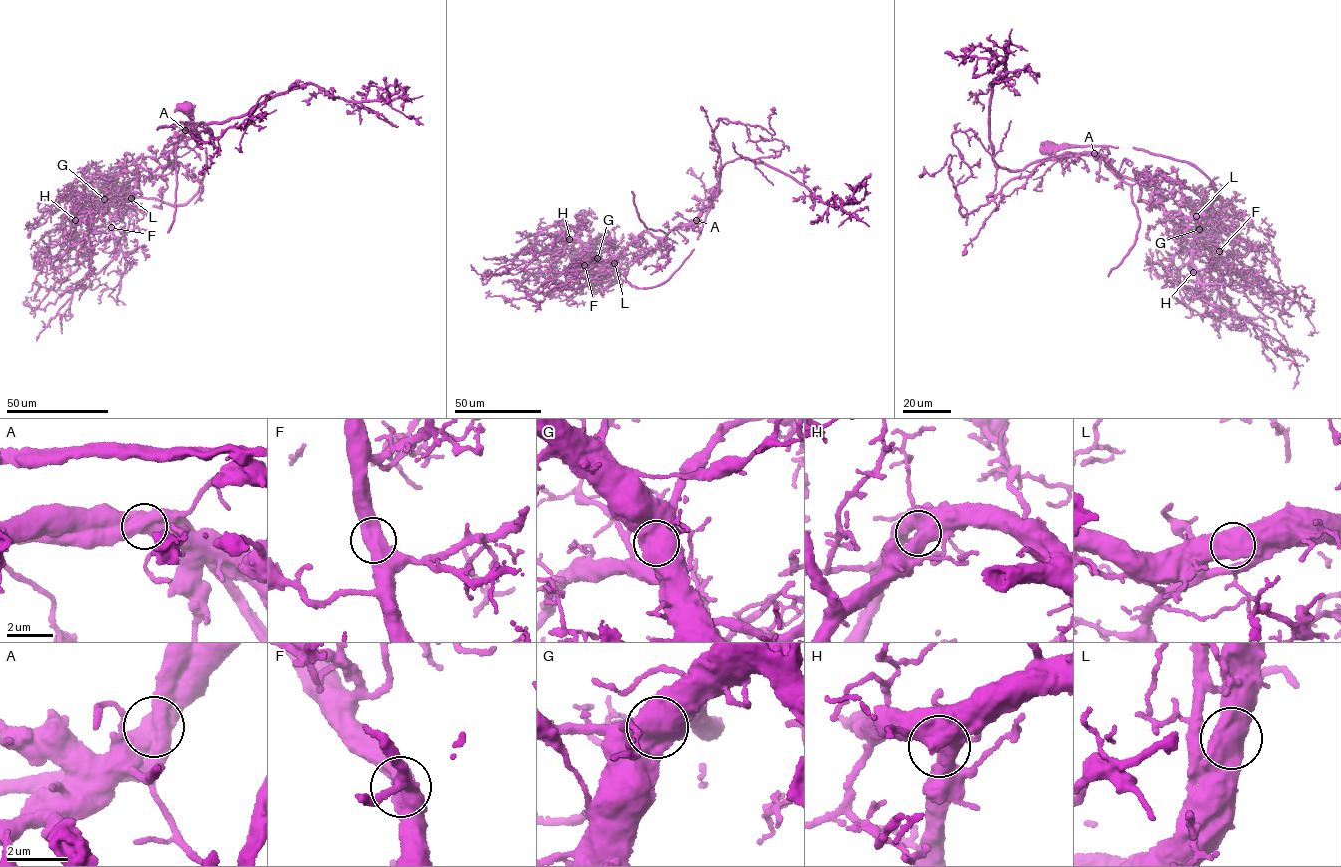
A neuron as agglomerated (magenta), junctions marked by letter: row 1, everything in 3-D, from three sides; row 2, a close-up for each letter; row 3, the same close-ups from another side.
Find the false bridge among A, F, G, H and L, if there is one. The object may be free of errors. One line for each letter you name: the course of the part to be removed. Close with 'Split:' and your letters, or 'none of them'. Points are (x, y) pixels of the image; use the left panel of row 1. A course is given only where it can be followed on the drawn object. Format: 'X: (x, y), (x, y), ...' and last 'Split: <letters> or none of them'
A: (186, 129), (193, 122), (211, 134), (193, 136), (204, 142), (219, 137), (243, 127), (268, 95), (235, 148)
Split: A

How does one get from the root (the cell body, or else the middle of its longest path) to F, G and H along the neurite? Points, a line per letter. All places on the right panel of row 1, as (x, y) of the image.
F: (1049, 147), (1101, 145), (1098, 153), (1108, 164), (1141, 185), (1140, 201), (1210, 217), (1219, 250)
G: (1049, 147), (1101, 145), (1098, 153), (1108, 164), (1141, 185), (1140, 201), (1182, 216), (1194, 234), (1199, 229)
H: (1049, 147), (1101, 145), (1108, 164), (1141, 185), (1140, 201), (1189, 220), (1193, 272)

